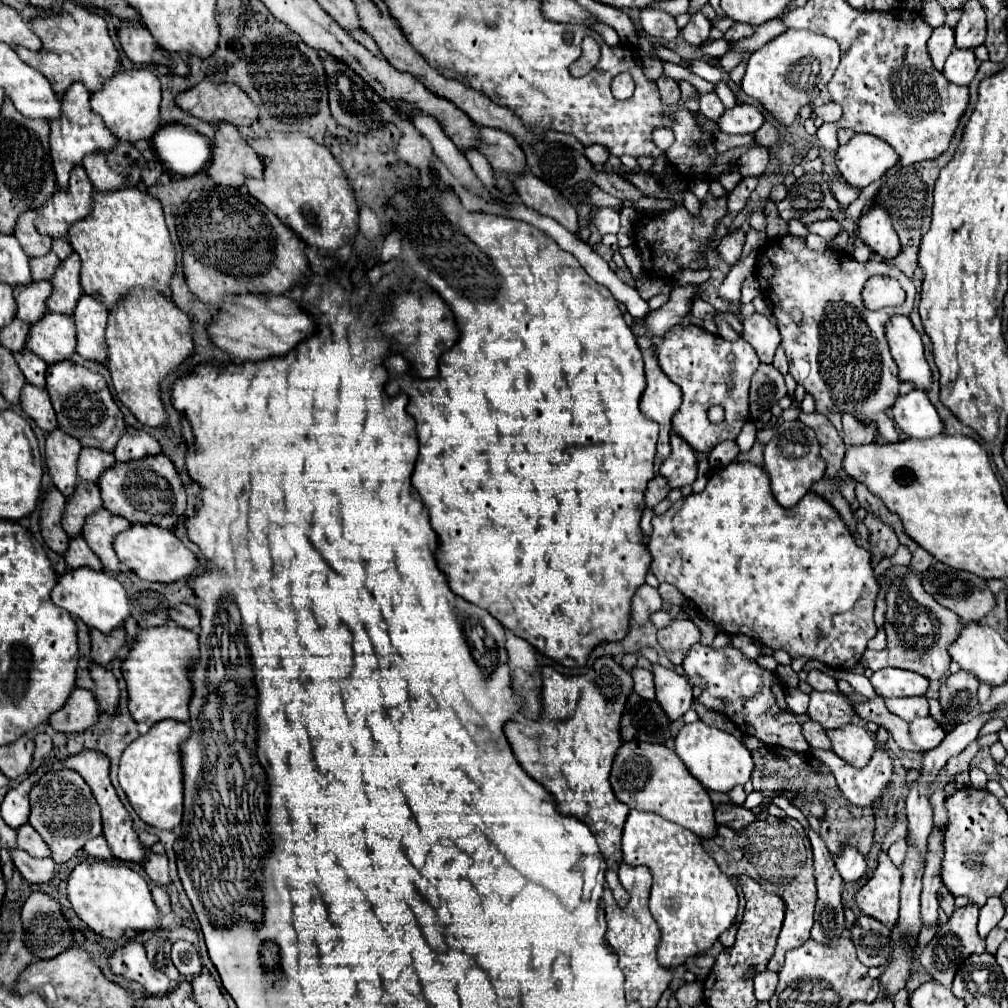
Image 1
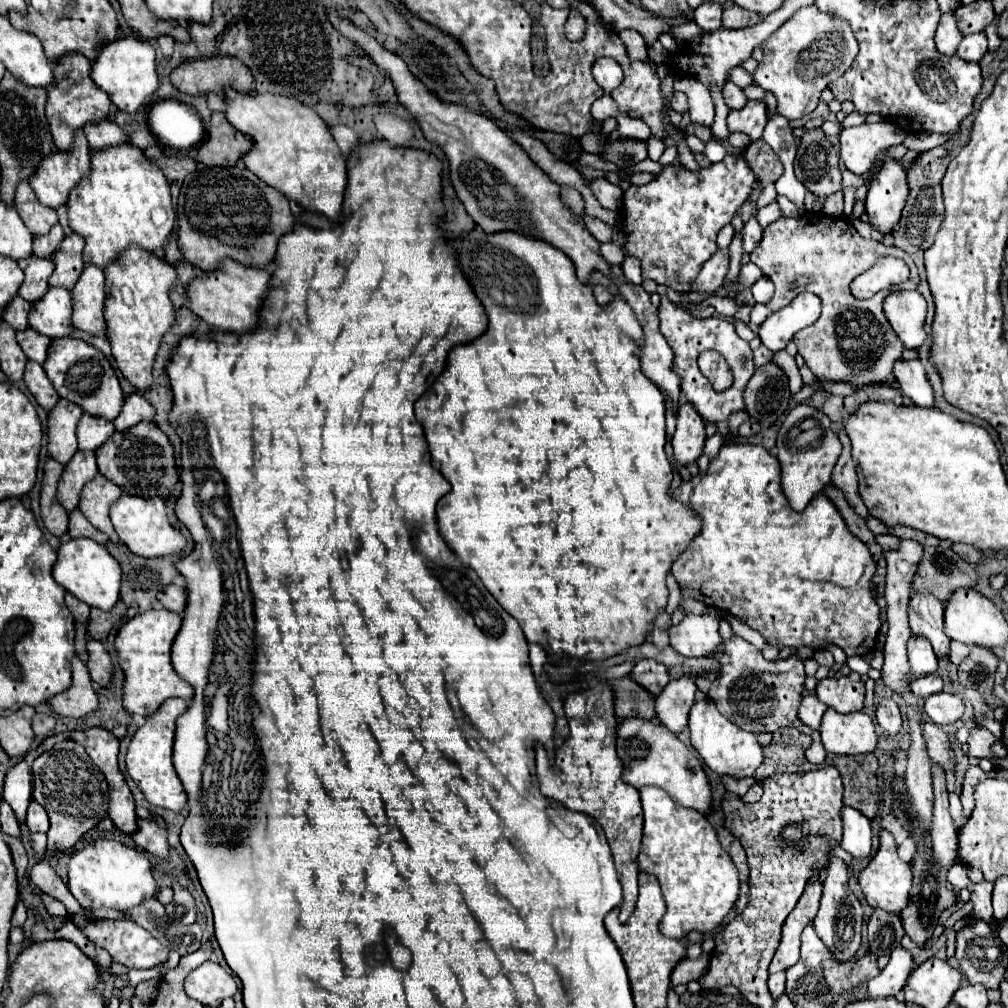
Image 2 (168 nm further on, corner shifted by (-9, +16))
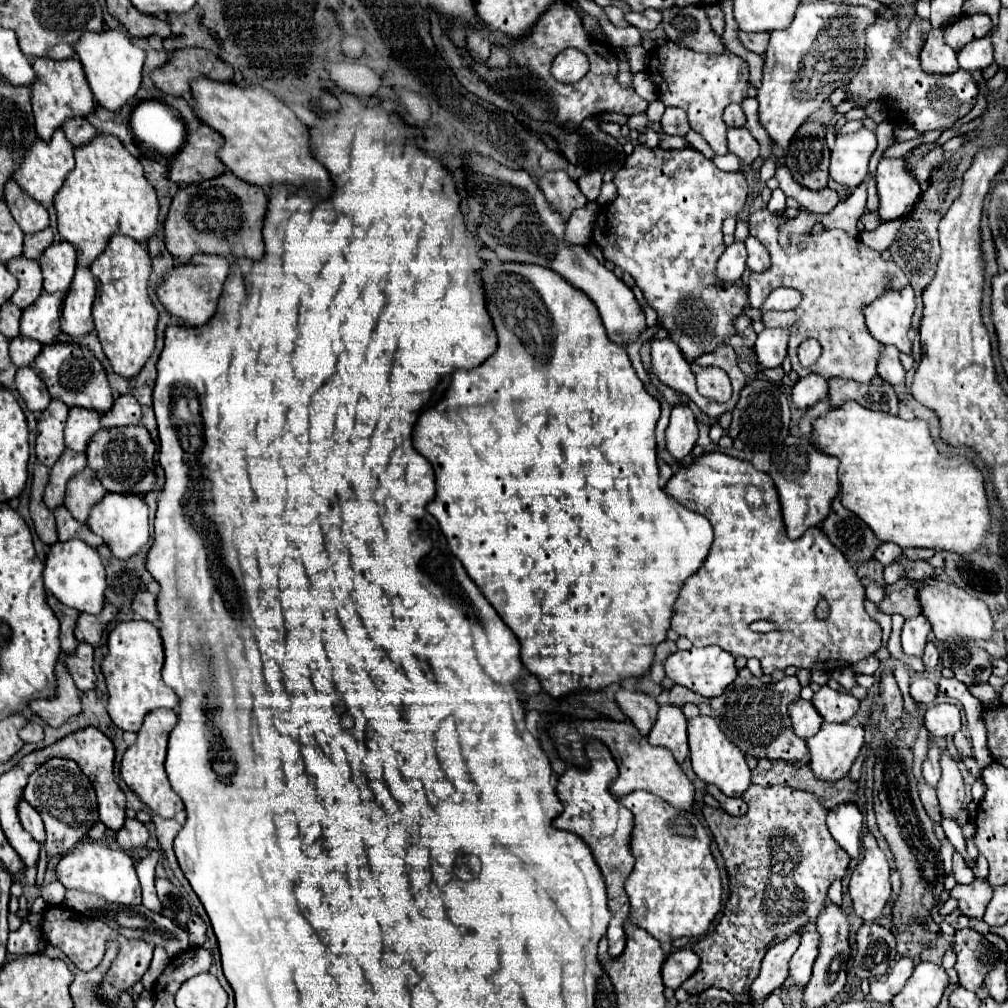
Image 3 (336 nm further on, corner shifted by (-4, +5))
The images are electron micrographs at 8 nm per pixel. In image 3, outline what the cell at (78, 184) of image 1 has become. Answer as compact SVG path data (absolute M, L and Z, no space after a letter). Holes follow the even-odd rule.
M62 129L54 131L50 143L36 139L30 145L30 151L26 151L26 159L22 159L22 167L18 167L18 171L14 171L14 179L16 183L30 195L34 197L38 203L42 203L44 207L52 205L52 199L56 195L56 191L62 187L66 175L74 169L74 147L72 143L64 137Z

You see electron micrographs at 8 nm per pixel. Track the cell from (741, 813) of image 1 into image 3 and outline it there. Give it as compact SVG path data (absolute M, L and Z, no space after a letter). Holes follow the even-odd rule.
M752 785L744 793L744 799L748 805L748 813L744 817L726 815L726 811L718 807L704 807L706 823L724 857L730 895L722 919L718 921L714 931L710 931L692 947L692 951L700 957L700 967L690 979L686 979L686 983L682 983L688 995L698 995L708 987L720 987L726 989L734 999L750 1001L750 985L760 971L760 963L766 951L774 943L788 939L790 933L804 931L808 923L814 923L818 911L826 907L828 887L832 885L832 881L842 879L850 865L850 857L846 855L846 851L842 851L842 847L838 847L838 843L834 843L834 837L826 827L828 811L816 801L814 795L782 785Z

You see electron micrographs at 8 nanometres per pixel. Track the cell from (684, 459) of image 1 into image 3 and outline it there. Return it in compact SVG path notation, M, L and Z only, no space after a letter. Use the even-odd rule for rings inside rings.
M674 405L670 415L670 425L666 429L666 447L670 455L682 461L694 447L698 439L696 417L688 405Z

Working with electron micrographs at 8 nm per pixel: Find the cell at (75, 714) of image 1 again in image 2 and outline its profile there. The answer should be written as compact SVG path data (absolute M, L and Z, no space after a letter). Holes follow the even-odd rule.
M75 658L71 664L73 664L71 688L53 696L49 700L49 704L59 716L83 718L83 716L95 712L95 708L99 706L99 696L93 688L93 680L89 676L87 666L79 658Z

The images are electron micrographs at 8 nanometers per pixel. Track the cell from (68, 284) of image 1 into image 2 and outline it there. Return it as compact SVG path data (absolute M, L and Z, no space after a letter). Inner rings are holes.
M79 234L65 236L65 240L57 248L57 252L53 254L55 270L49 278L51 286L59 286L59 288L67 288L67 290L71 290L75 286L75 282L79 280L79 276L85 268L83 258L81 258L83 246L85 246L85 240L79 238Z

